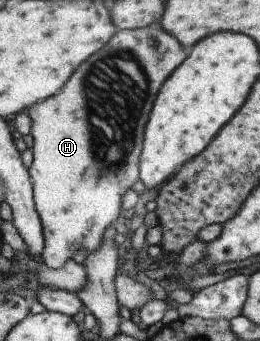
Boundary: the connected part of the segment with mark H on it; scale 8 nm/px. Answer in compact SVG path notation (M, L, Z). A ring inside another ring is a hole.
M156 24L119 30L110 45L102 49L102 53L90 57L90 61L86 61L86 65L82 65L82 69L70 77L70 85L66 85L62 93L29 107L28 113L34 121L31 133L34 139L33 162L29 171L46 239L41 262L52 269L62 269L82 249L90 254L102 247L106 229L122 215L124 195L141 179L144 131L149 124L158 91L161 93L165 81L185 63L190 52L172 35ZM118 79L126 91L116 91L112 95L112 85L118 85Z

